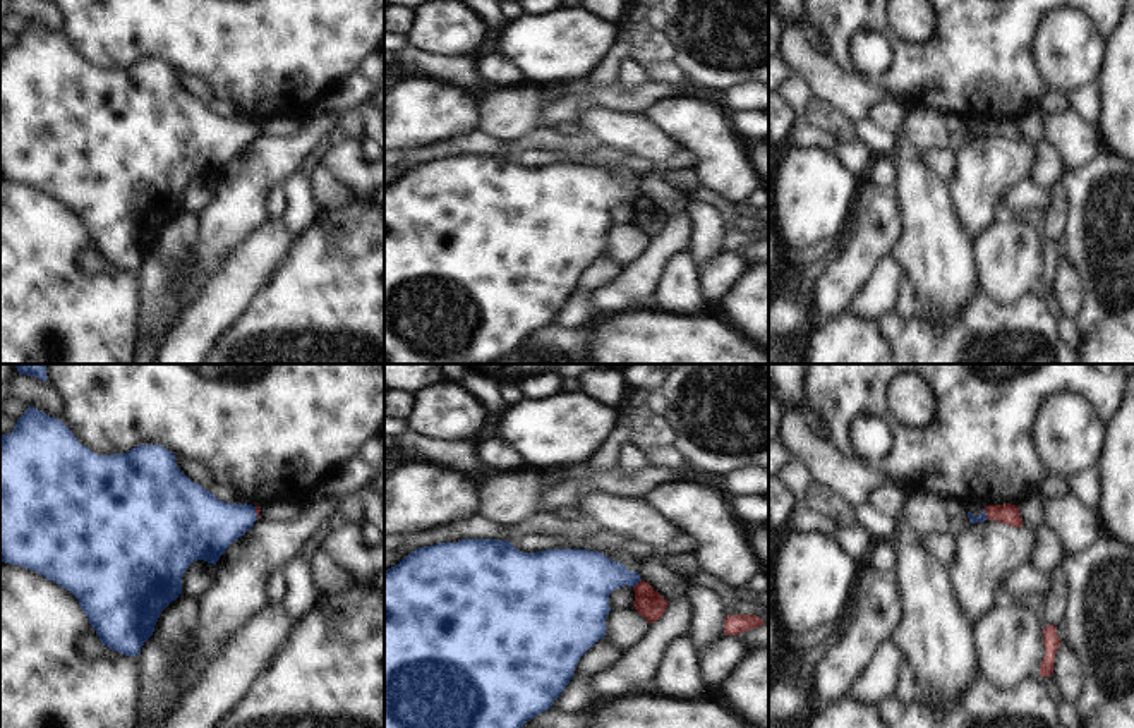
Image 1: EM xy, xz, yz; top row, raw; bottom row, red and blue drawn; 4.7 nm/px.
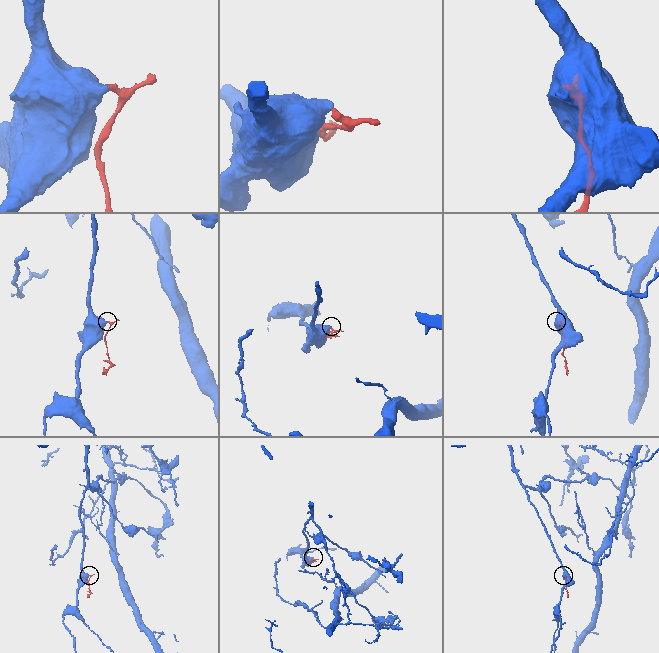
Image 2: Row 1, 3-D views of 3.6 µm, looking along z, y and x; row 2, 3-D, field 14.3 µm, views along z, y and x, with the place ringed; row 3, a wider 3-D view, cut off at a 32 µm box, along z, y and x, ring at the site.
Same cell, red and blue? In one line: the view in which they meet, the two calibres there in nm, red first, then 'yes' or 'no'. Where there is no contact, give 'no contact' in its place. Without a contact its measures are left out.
xz | 140/280 nm | no

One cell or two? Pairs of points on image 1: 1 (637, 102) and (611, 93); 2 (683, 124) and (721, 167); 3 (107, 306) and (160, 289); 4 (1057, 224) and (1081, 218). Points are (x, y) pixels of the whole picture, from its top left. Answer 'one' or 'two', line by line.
1: one
2: one
3: two
4: two

